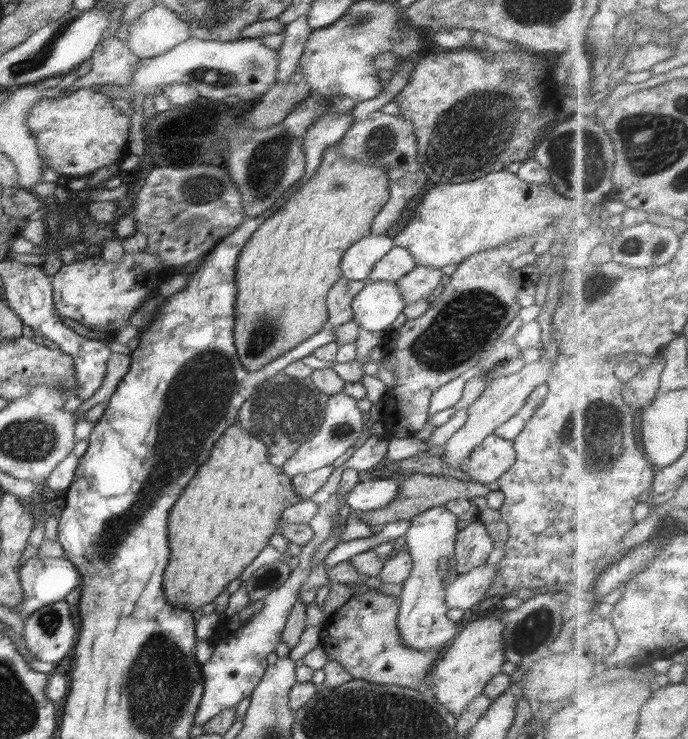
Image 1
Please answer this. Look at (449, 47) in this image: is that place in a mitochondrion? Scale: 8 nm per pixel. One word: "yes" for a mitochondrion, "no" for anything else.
no

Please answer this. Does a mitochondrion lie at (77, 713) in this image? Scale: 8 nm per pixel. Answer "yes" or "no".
no

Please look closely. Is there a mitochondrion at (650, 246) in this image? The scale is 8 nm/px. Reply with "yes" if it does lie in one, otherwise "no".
yes

